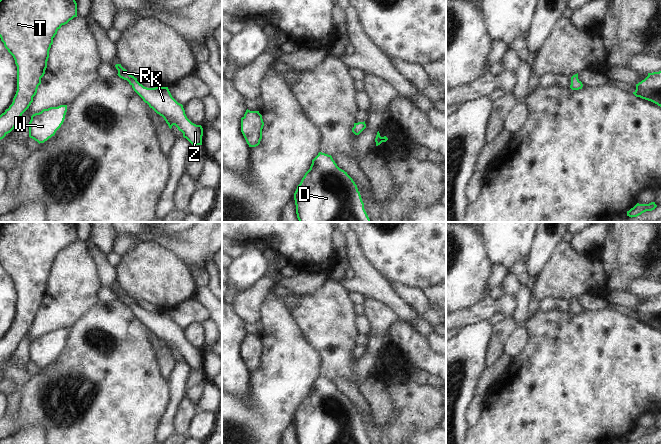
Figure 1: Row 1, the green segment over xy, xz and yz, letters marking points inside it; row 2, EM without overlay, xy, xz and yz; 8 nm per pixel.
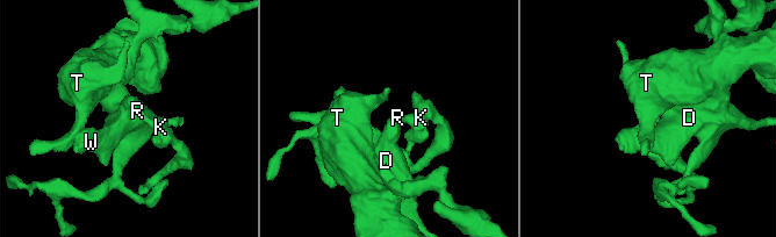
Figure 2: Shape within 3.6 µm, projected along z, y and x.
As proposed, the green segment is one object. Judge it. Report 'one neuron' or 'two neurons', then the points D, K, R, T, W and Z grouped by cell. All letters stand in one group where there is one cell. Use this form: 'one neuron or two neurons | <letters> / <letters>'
one neuron | D K R T W Z

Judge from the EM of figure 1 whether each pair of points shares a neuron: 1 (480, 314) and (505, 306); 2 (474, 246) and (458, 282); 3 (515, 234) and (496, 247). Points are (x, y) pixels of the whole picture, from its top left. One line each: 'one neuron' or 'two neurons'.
1: one neuron
2: one neuron
3: one neuron

